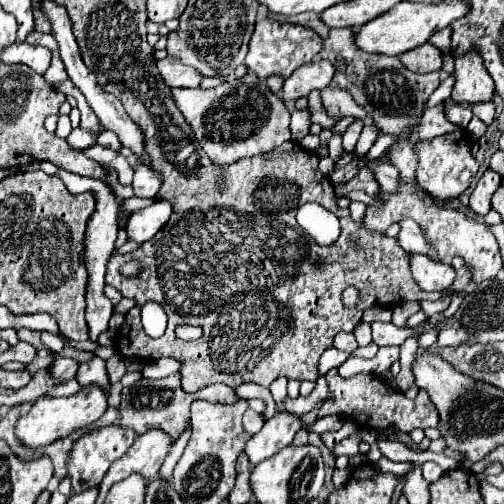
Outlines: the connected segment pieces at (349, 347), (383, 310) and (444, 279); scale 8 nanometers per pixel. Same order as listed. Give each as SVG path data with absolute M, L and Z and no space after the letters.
M339 333L339 335L335 337L335 347L337 347L339 351L349 351L349 353L353 353L353 351L357 349L355 335L353 335L353 333Z
M369 307L363 311L363 321L367 323L373 323L373 321L391 321L391 309L387 307Z
M411 255L411 271L423 291L447 291L455 279L451 265L437 263L427 255Z

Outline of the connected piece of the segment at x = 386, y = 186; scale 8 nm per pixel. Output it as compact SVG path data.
M373 161L368 167L373 172L381 190L389 193L397 192L400 179L396 167L384 161Z

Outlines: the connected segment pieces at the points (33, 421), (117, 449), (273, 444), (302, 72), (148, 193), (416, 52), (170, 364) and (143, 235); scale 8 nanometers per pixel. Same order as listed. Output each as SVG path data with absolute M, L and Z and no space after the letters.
M83 387L77 395L69 397L39 397L31 409L19 417L15 425L15 437L29 449L39 449L57 439L69 437L77 429L89 427L107 409L107 395L99 387Z
M119 425L101 427L97 431L91 431L91 433L83 435L73 445L73 451L71 451L71 457L69 457L69 463L67 463L69 465L69 479L73 483L73 491L81 493L81 491L87 491L91 487L97 487L101 483L101 479L105 477L107 467L127 453L127 449L133 445L135 437L137 437L135 431L119 427Z
M277 413L273 419L267 419L263 429L247 441L245 455L249 459L249 465L255 467L257 463L273 457L283 447L291 445L299 429L301 421L297 419L297 415L291 413Z
M317 59L305 67L299 67L291 77L283 83L283 101L295 101L299 97L307 97L311 91L325 89L333 79L335 67L329 61Z
M139 165L135 169L135 177L133 177L133 193L135 193L135 197L141 197L141 199L155 197L159 187L161 187L161 177L153 169L149 169L145 165Z
M431 43L415 47L413 51L407 51L405 55L401 55L399 59L413 73L431 73L441 69L441 51Z
M159 359L155 363L145 363L143 367L143 377L165 377L165 375L171 375L175 371L179 371L179 363L173 361L173 359Z
M155 201L153 205L135 211L127 219L127 239L135 243L145 243L149 241L171 217L171 205L167 201Z

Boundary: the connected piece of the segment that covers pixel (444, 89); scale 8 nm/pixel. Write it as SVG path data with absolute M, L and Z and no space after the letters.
M449 75L449 77L447 77L447 79L437 87L437 91L433 93L433 97L429 97L429 101L427 101L427 105L425 105L425 107L435 107L435 105L439 105L439 103L447 101L447 99L451 97L453 83L455 83L455 79L453 79L453 75Z

